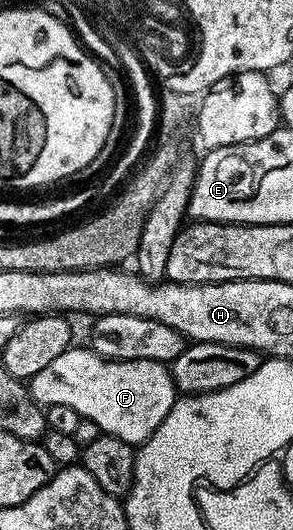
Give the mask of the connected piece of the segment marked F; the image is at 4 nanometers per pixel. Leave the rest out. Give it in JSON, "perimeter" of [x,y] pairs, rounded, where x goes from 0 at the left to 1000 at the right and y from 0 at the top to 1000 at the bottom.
{"perimeter":[[[242,655],[96,719],[102,747],[154,768],[246,768],[287,792],[311,792],[369,825],[451,842],[495,836],[560,798],[601,755],[594,709],[570,683],[519,677],[372,681],[304,655]]]}

